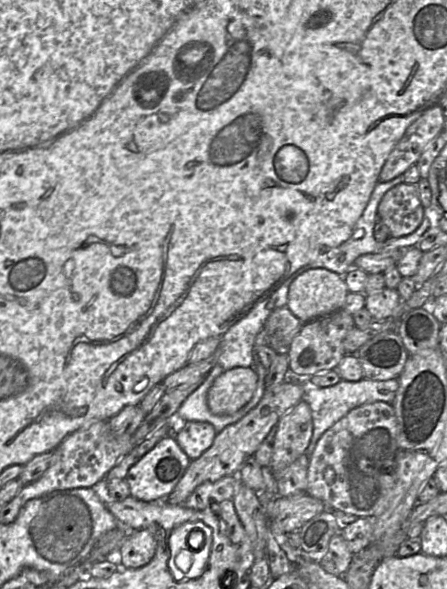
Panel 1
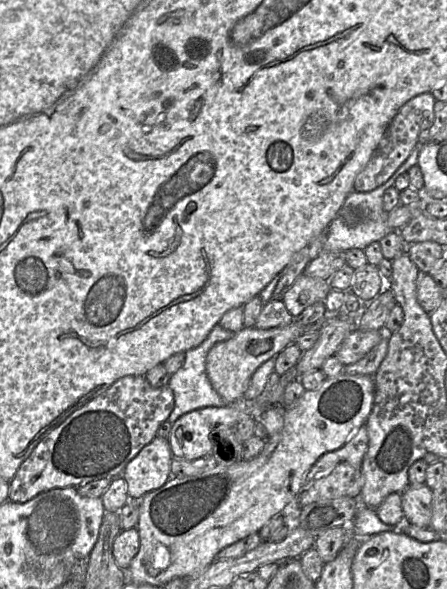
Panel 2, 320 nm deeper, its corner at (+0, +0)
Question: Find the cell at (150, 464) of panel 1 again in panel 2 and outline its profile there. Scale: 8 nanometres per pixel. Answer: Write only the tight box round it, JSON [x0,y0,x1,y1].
[122,436,173,501]

